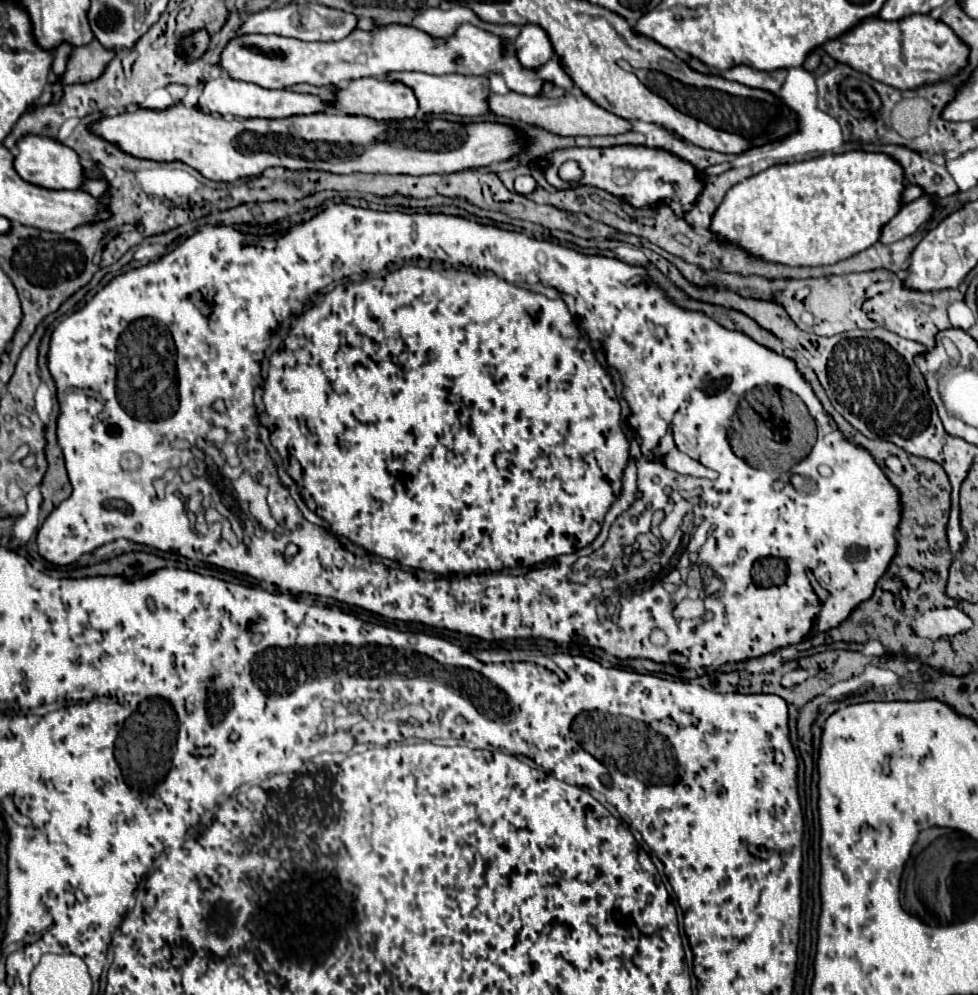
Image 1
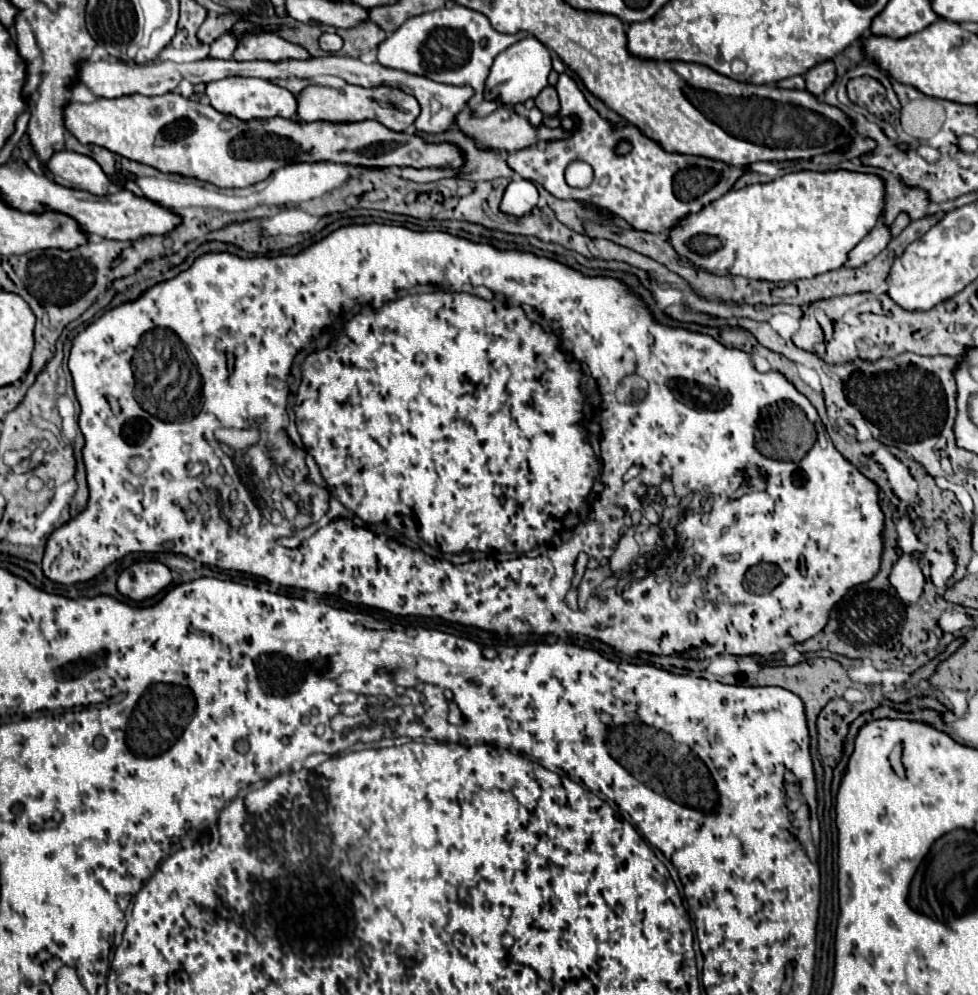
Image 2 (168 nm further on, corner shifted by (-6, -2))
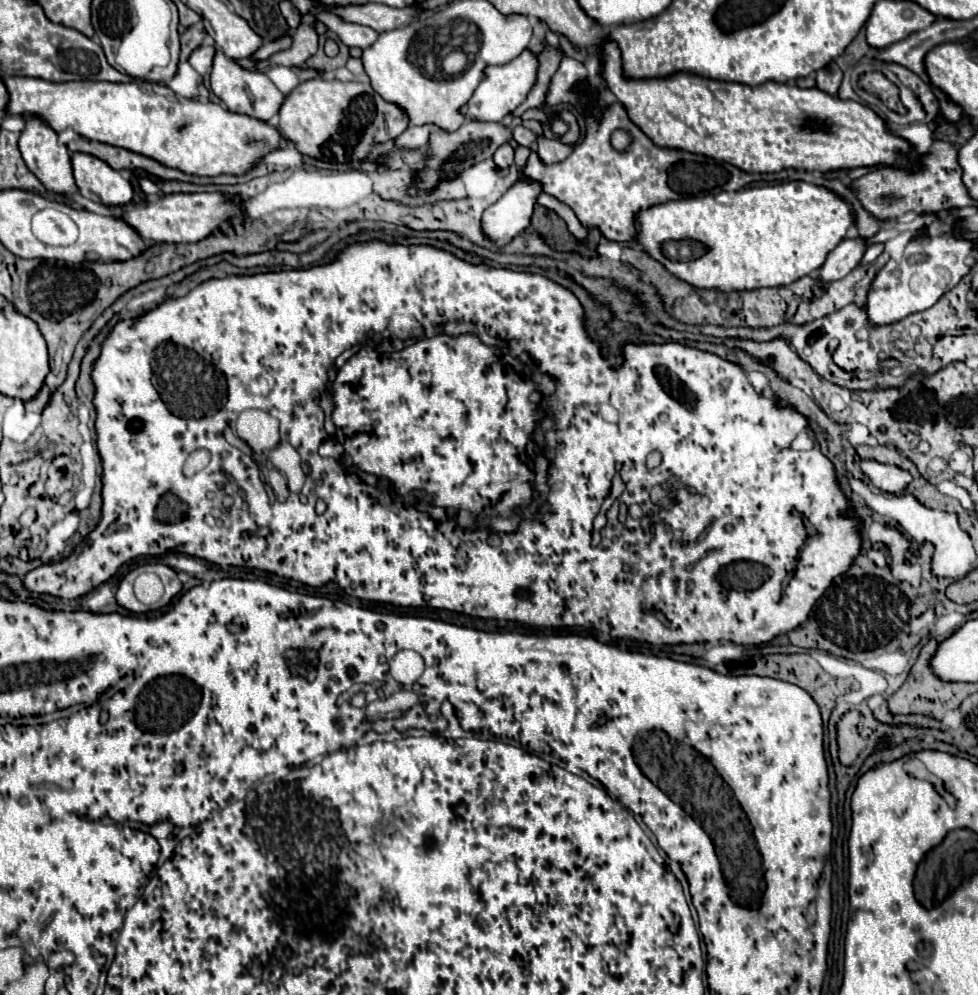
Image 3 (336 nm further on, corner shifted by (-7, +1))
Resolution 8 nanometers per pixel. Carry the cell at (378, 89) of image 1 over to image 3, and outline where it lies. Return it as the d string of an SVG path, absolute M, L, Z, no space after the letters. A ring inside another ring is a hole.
M314 78L314 80L306 80L302 84L298 84L284 100L284 104L280 106L280 122L278 122L278 130L280 134L290 140L296 150L304 156L312 156L316 160L324 160L324 162L332 162L332 164L358 164L364 158L368 158L368 154L388 142L394 140L396 136L400 136L406 126L408 126L408 118L404 116L404 112L400 108L396 108L394 104L384 102L368 82L340 82L336 78Z

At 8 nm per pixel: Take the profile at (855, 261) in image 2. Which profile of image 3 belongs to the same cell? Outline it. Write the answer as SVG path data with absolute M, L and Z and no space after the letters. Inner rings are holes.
M846 238L842 240L824 260L818 270L816 280L820 284L828 284L844 278L850 270L854 270L866 250L866 242L862 238Z

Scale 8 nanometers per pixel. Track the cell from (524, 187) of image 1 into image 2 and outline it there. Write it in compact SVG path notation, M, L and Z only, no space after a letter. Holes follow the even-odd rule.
M517 177L505 189L505 195L501 201L501 211L507 215L521 217L537 205L537 197L539 197L537 187L531 181Z

